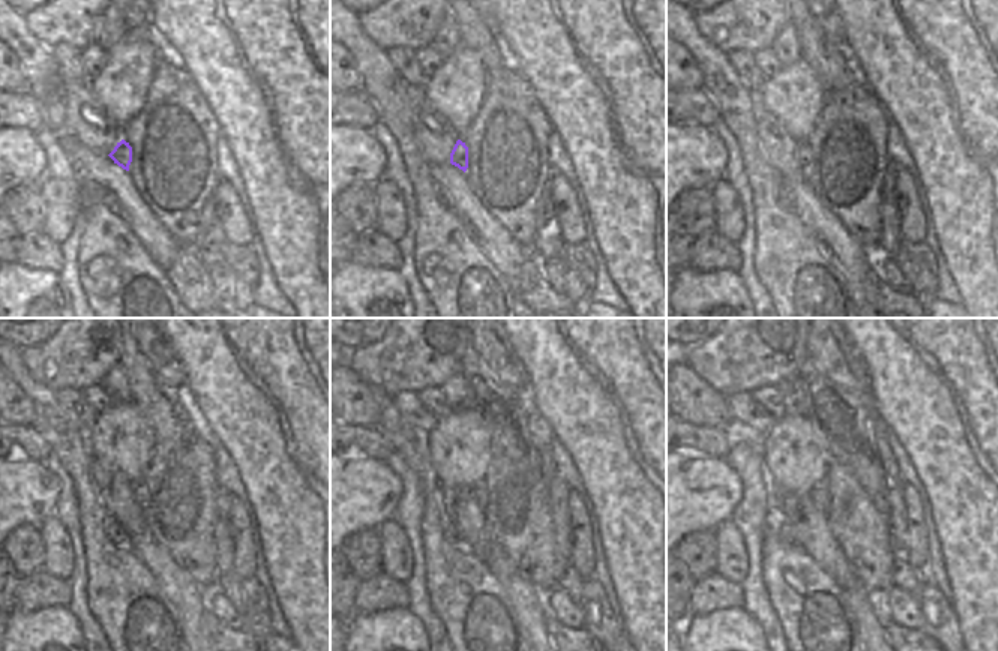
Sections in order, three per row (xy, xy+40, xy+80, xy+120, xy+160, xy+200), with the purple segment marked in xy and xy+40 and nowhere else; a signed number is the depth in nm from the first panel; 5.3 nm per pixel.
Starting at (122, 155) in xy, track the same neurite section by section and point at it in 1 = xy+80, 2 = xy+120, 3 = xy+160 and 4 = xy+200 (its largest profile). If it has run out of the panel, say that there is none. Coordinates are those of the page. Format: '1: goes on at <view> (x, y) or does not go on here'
1: goes on at xy+80 (802, 150)
2: goes on at xy+120 (138, 489)
3: goes on at xy+160 (477, 491)
4: goes on at xy+200 (818, 495)

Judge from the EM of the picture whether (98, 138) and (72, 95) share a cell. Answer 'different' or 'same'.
same

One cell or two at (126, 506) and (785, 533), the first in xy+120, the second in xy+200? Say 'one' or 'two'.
two

